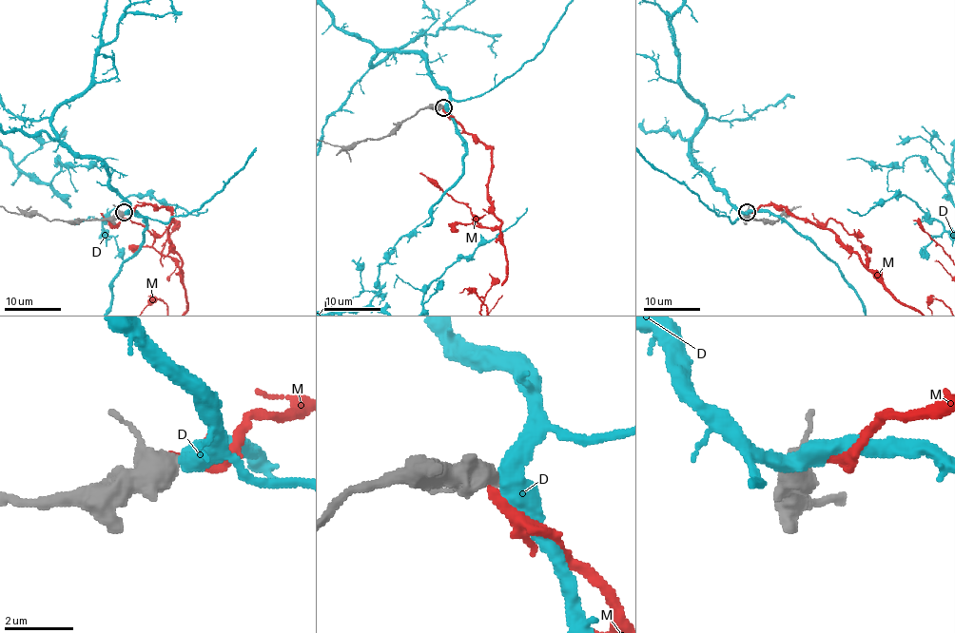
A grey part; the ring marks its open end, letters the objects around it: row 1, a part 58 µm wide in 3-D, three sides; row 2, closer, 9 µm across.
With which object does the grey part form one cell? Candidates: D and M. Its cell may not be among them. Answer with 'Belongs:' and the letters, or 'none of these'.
Belongs: M

